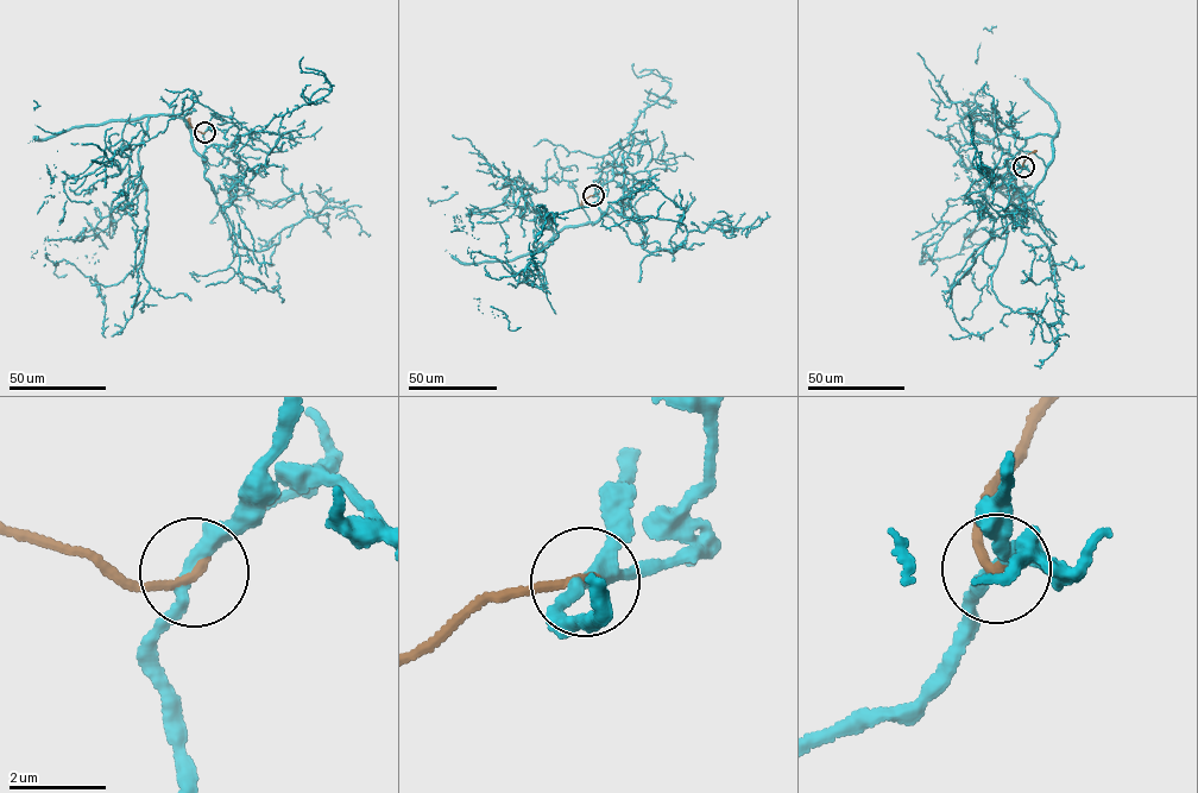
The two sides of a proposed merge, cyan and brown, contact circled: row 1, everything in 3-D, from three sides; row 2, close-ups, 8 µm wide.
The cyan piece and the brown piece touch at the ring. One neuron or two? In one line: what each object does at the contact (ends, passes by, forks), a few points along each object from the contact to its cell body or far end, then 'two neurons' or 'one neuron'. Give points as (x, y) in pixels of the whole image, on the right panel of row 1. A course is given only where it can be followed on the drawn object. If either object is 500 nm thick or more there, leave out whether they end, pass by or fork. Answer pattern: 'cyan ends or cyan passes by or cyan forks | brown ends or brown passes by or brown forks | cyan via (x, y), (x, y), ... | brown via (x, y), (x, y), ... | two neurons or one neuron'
cyan forks | brown ends | cyan via (1023, 167), (1010, 182), (1022, 195), (1052, 136), (1025, 140), (964, 233), (988, 196), (1010, 196), (1028, 235) | brown via (1023, 167), (1028, 155), (1036, 151) | two neurons

